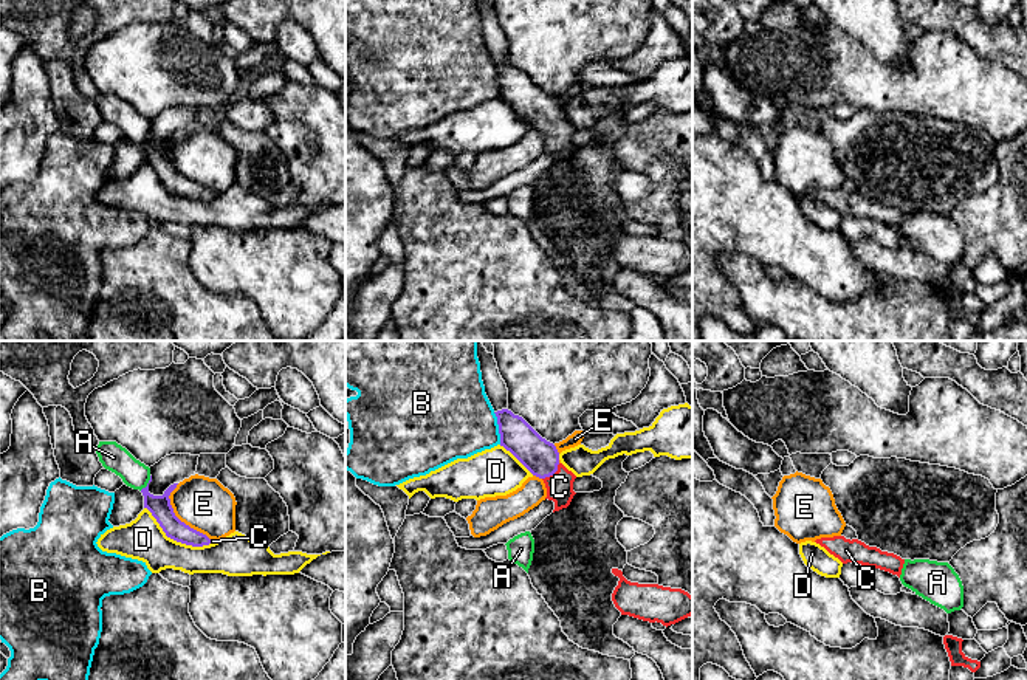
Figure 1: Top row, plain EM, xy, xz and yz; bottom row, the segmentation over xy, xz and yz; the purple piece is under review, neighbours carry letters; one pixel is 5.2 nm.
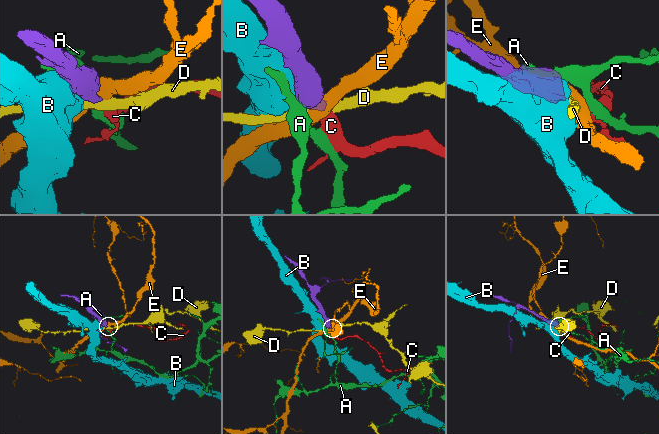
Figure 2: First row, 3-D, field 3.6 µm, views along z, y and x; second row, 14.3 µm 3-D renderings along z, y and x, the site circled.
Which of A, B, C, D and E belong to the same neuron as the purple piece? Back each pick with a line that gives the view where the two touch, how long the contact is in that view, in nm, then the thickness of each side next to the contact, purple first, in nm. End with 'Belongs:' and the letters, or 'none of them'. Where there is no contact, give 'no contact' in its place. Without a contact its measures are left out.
C: meets purple in xz; contact 130 nm long; 190 nm thick on the purple side, 140 nm on the other
Belongs: C

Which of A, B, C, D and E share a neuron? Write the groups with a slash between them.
A / B / C / D / E

